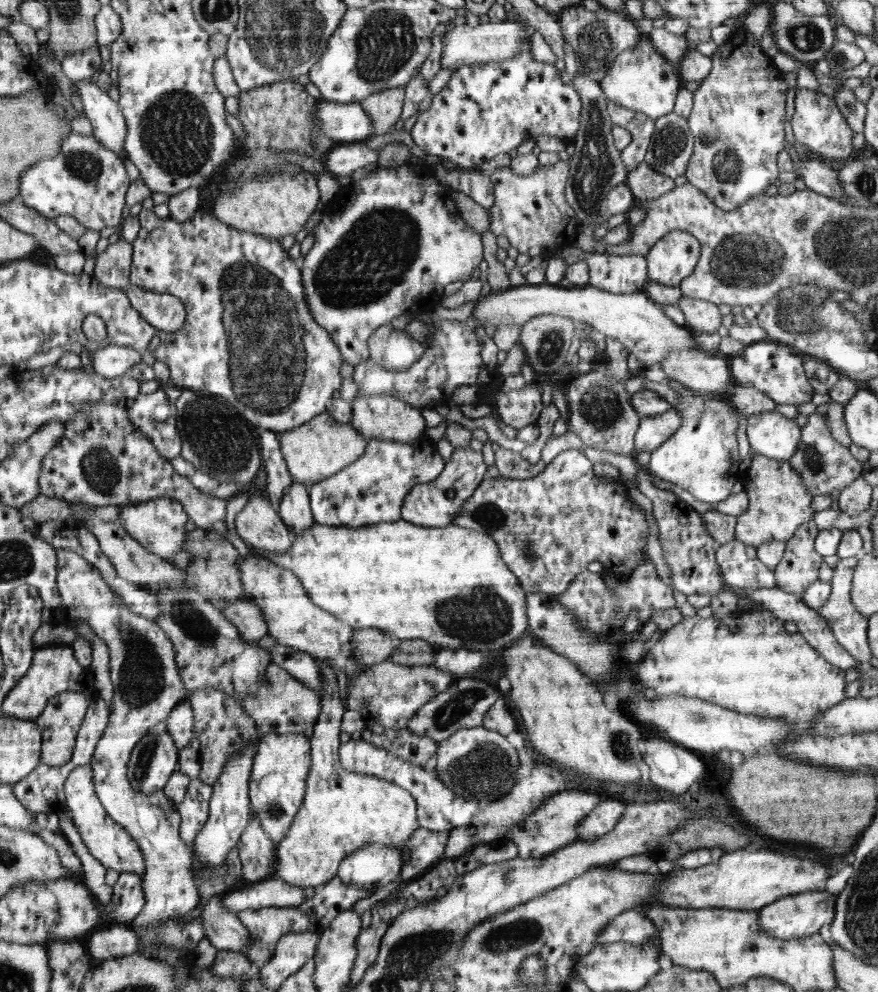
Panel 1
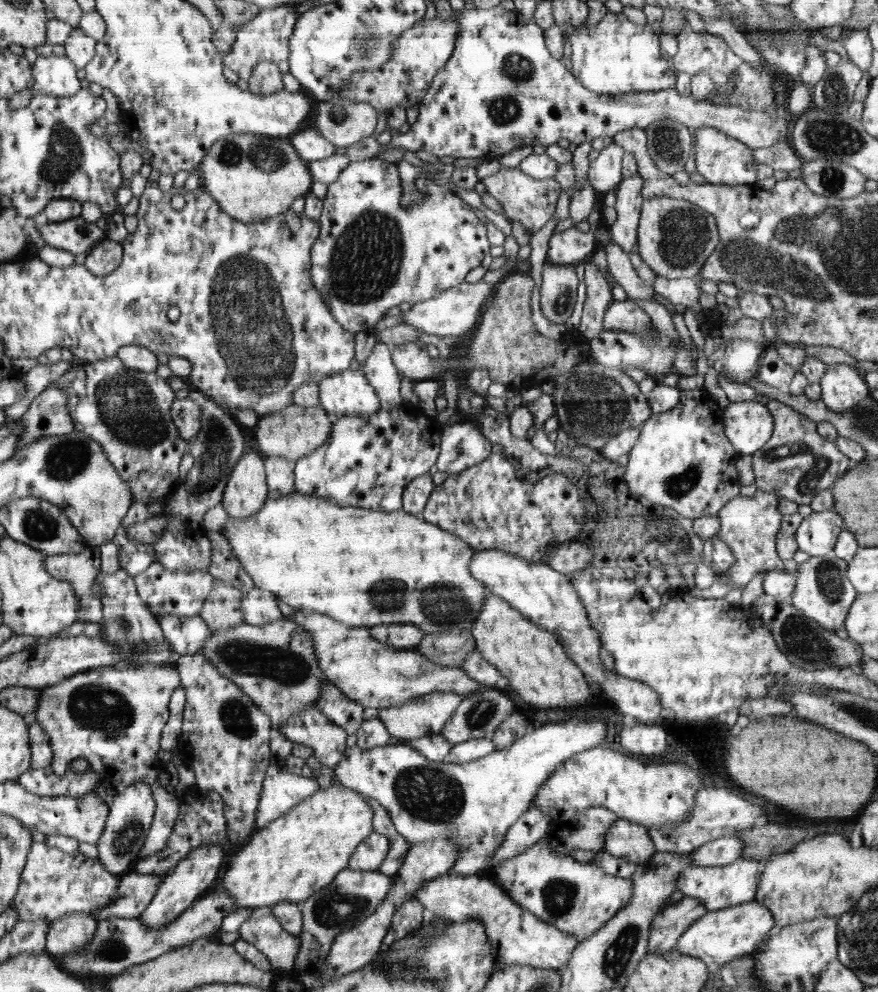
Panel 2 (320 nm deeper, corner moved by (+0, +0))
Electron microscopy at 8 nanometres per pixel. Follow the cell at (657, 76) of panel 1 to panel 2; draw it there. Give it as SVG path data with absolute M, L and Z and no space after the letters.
M608 11L598 24L566 25L562 31L570 40L572 71L582 87L608 96L675 88L676 74L670 62L662 58L661 42L658 42L658 36L654 36L649 23L636 24L623 13Z

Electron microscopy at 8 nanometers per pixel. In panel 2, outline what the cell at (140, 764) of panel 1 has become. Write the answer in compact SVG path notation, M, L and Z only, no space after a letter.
M135 782L119 789L119 793L109 805L105 830L101 834L100 841L95 844L98 849L98 861L110 874L120 877L132 872L134 864L138 861L141 850L144 848L156 808L153 787L149 785L149 782Z

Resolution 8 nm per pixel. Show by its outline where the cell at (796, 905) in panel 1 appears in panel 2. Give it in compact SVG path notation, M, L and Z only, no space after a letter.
M750 901L742 905L707 912L678 938L675 945L683 955L701 959L707 966L710 963L722 965L740 957L751 956L758 948L757 944L776 931L774 915L770 910L762 904Z

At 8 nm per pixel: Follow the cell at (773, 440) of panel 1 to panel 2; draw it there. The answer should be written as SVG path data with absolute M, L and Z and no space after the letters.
M759 399L729 403L722 410L722 421L725 436L738 457L761 450L774 432L774 417Z

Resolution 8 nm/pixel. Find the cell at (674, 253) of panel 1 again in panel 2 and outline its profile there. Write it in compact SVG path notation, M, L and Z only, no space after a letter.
M672 197L644 199L637 230L637 251L642 260L664 278L694 278L719 243L713 216L687 200Z

